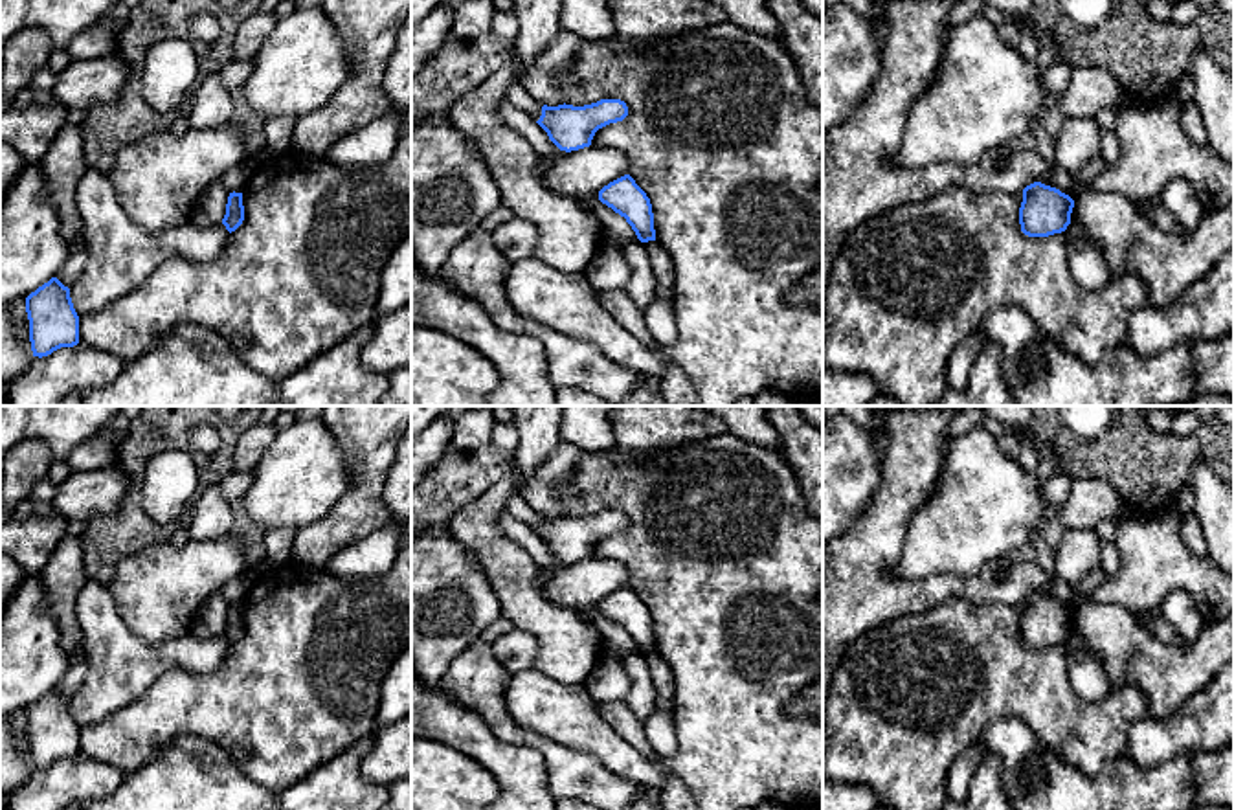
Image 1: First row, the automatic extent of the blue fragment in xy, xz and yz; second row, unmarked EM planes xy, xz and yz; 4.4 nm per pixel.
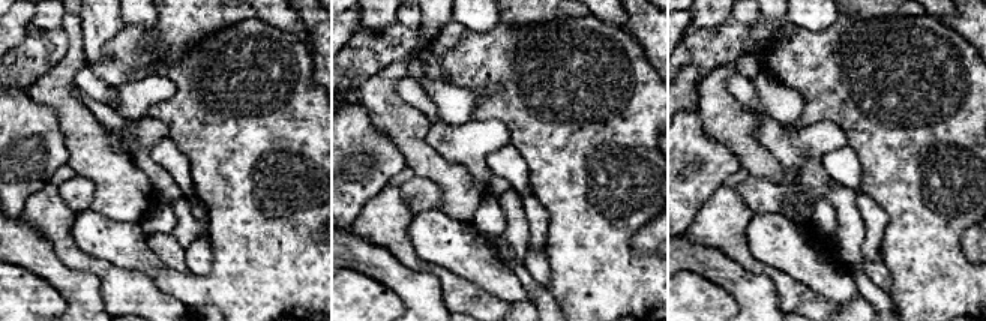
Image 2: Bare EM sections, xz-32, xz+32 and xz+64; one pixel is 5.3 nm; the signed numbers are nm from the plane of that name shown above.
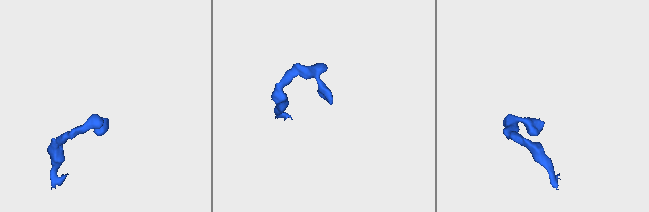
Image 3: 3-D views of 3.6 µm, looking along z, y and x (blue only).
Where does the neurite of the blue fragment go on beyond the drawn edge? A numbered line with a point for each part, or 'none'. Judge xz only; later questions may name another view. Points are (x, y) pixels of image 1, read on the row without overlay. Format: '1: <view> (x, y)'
none

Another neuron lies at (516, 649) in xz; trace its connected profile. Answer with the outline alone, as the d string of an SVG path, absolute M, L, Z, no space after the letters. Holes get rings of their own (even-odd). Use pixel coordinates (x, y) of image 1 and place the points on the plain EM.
M516 628L499 636L490 645L499 663L510 670L533 669L538 654L536 637Z

